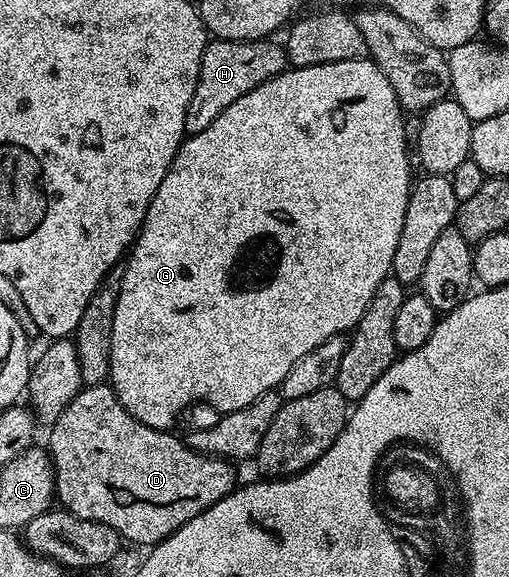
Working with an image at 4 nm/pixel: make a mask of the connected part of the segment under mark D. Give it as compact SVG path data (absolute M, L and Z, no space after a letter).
M107 384L98 386L84 385L75 399L67 405L65 412L61 412L61 416L50 427L50 430L51 446L49 445L49 453L51 464L55 467L55 496L58 505L62 509L69 511L70 514L76 514L79 518L94 520L94 522L100 522L101 524L109 524L109 528L117 531L124 543L136 542L139 546L151 548L160 542L164 542L174 530L181 529L186 522L193 520L193 516L197 516L201 512L208 510L213 504L217 504L217 500L221 500L225 495L230 494L237 486L235 470L231 467L234 465L228 459L200 452L194 445L192 445L193 447L186 446L181 439L174 438L174 433L158 430L157 428L149 428L145 424L141 424L141 420L137 420L127 411L119 402L119 398L114 390Z

